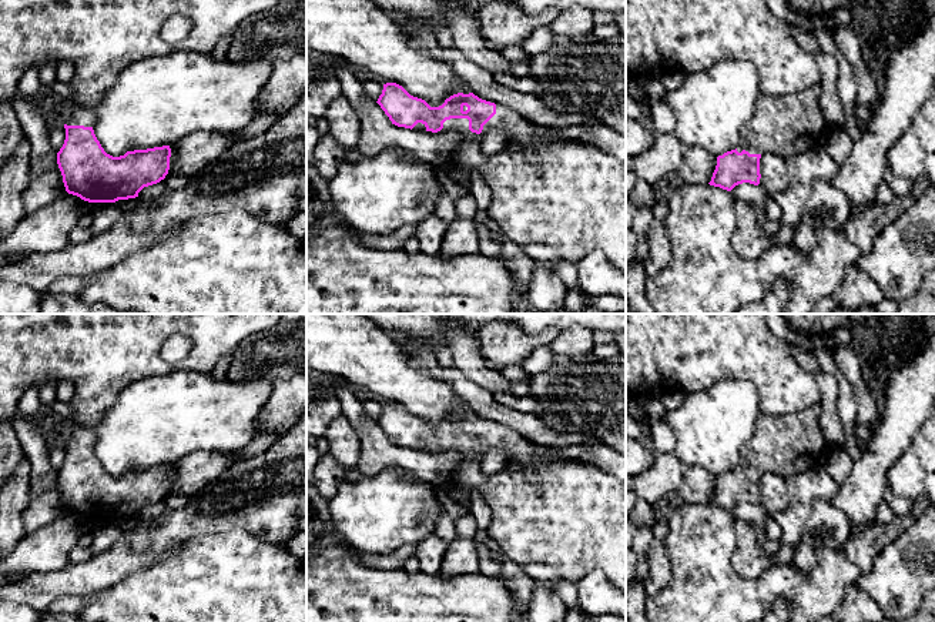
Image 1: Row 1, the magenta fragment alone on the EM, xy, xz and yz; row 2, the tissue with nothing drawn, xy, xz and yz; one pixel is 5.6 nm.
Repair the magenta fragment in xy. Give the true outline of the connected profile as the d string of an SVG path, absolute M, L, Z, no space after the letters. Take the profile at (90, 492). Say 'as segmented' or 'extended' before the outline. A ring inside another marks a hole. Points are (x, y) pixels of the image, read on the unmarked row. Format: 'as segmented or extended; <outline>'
extended; M67 425L63 442L66 459L57 472L57 484L68 514L88 522L115 522L138 516L144 506L168 494L170 465L113 476L94 454L95 437L90 428Z

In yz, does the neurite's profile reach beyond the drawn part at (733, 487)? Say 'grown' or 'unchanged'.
grown

